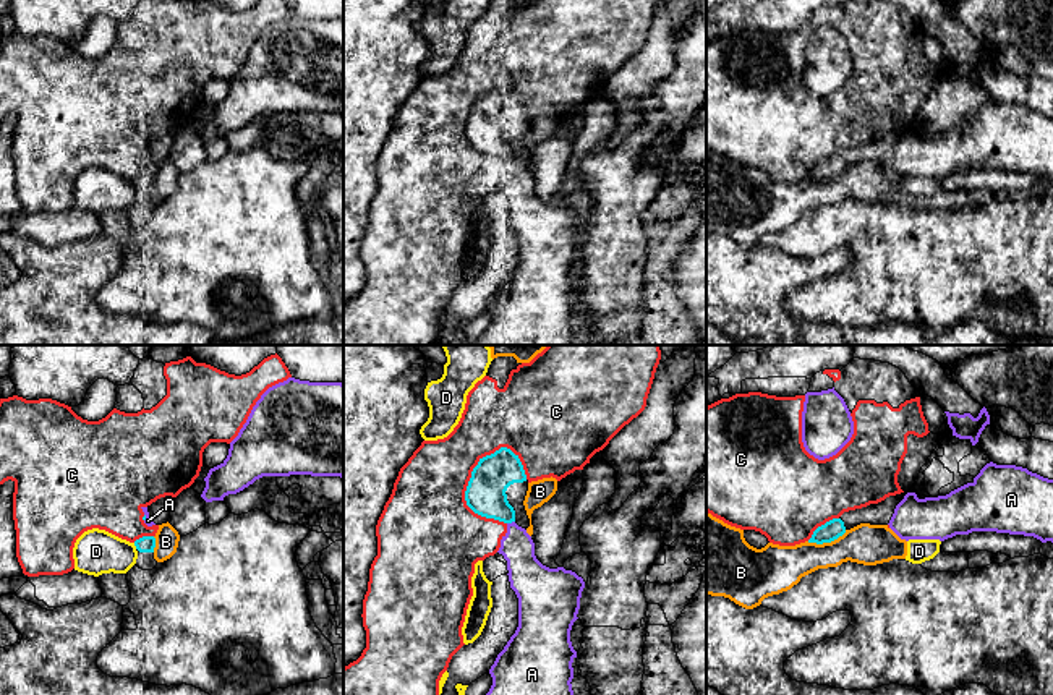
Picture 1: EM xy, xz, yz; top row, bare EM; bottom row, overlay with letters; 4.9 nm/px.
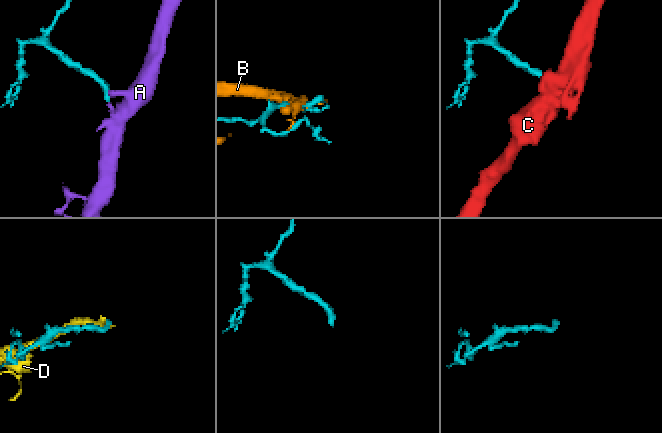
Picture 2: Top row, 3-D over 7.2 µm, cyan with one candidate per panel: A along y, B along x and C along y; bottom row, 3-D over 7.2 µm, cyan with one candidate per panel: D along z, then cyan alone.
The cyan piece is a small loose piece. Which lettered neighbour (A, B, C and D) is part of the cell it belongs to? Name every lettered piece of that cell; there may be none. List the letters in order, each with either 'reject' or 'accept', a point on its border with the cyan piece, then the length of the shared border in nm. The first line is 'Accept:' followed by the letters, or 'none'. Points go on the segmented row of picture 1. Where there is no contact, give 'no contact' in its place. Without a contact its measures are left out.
Accept: A
A: accept | xz (511, 522) | 40 nm
B: reject | yz (827, 541) | 200 nm
C: reject | xz (465, 491) | 400 nm
D: reject | xy (135, 545) | 40 nm

